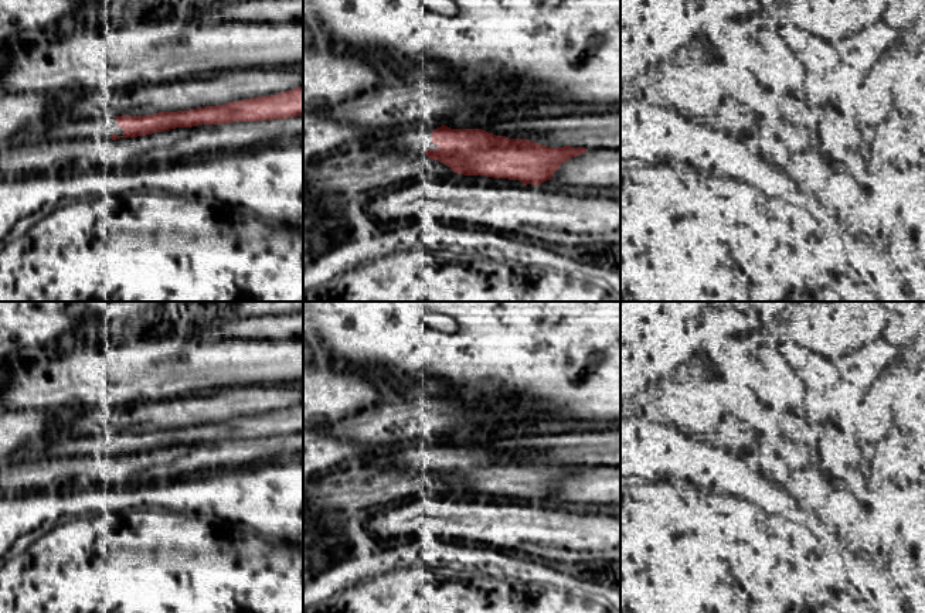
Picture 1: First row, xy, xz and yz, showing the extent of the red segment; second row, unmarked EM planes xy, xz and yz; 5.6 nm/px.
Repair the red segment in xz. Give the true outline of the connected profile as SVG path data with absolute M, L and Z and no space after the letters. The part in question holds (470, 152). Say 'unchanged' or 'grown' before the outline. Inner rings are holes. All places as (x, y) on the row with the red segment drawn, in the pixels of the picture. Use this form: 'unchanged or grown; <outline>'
grown; M445 125L432 132L418 126L405 127L394 137L374 140L367 144L374 149L404 153L414 159L429 157L443 163L458 174L518 180L524 185L540 185L551 180L562 163L588 151L585 147L548 147L530 142L528 139L509 139L483 129L450 129Z

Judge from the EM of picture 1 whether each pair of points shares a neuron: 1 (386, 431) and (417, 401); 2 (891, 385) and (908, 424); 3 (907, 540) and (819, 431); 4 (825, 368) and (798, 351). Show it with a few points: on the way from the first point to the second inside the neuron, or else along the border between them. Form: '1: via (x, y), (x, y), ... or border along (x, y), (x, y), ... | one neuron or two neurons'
1: via (393, 424), (410, 408) | one neuron
2: via (895, 395), (908, 414) | one neuron
3: via (895, 511), (840, 459) | one neuron
4: via (818, 368), (805, 358) | one neuron

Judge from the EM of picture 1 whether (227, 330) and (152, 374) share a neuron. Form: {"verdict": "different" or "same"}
{"verdict": "different"}

